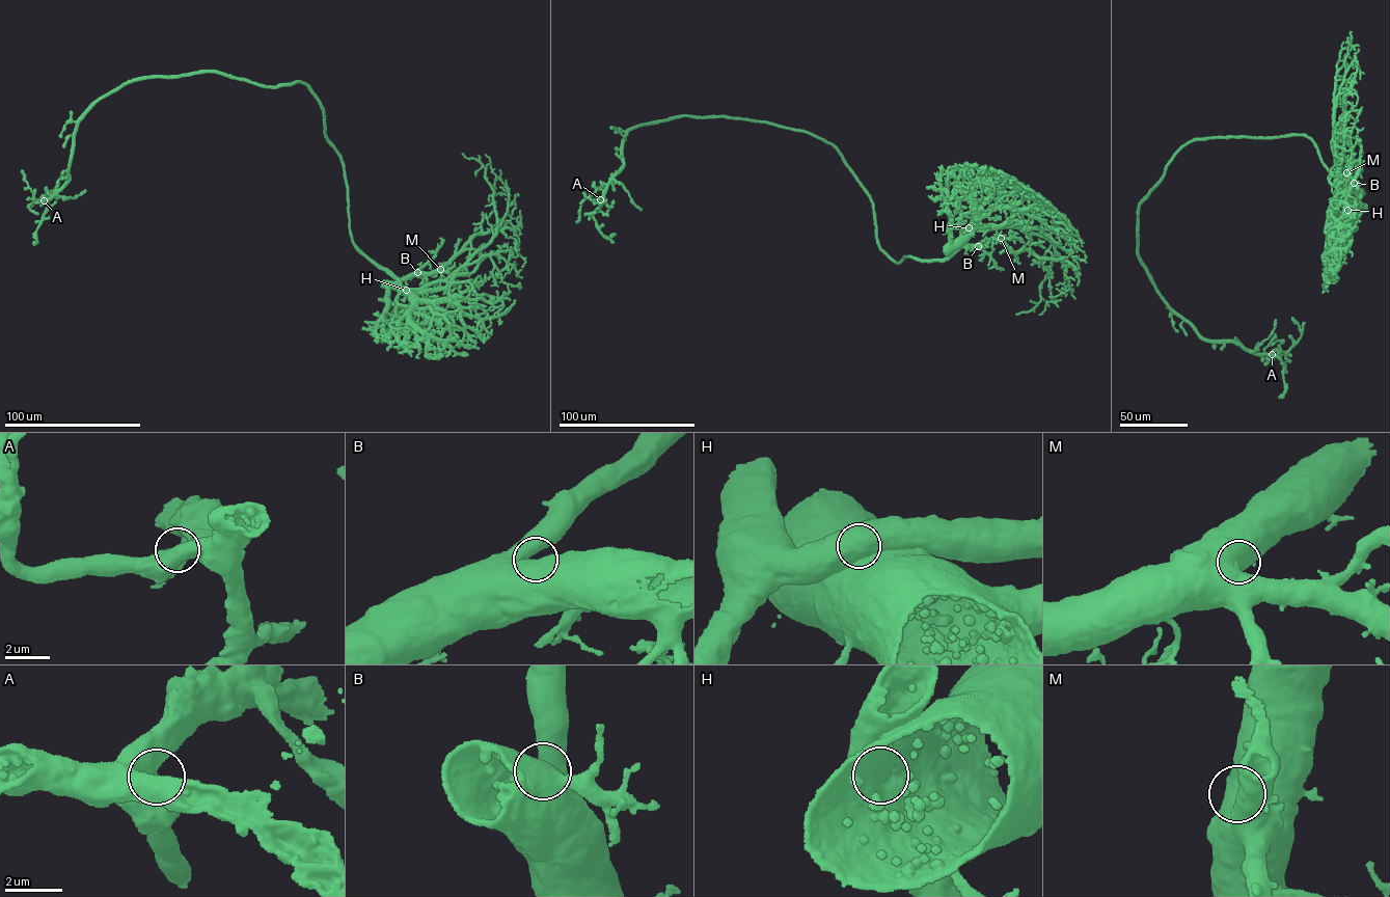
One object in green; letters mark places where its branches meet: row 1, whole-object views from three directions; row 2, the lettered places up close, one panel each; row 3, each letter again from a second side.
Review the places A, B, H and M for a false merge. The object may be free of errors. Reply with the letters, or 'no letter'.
H

